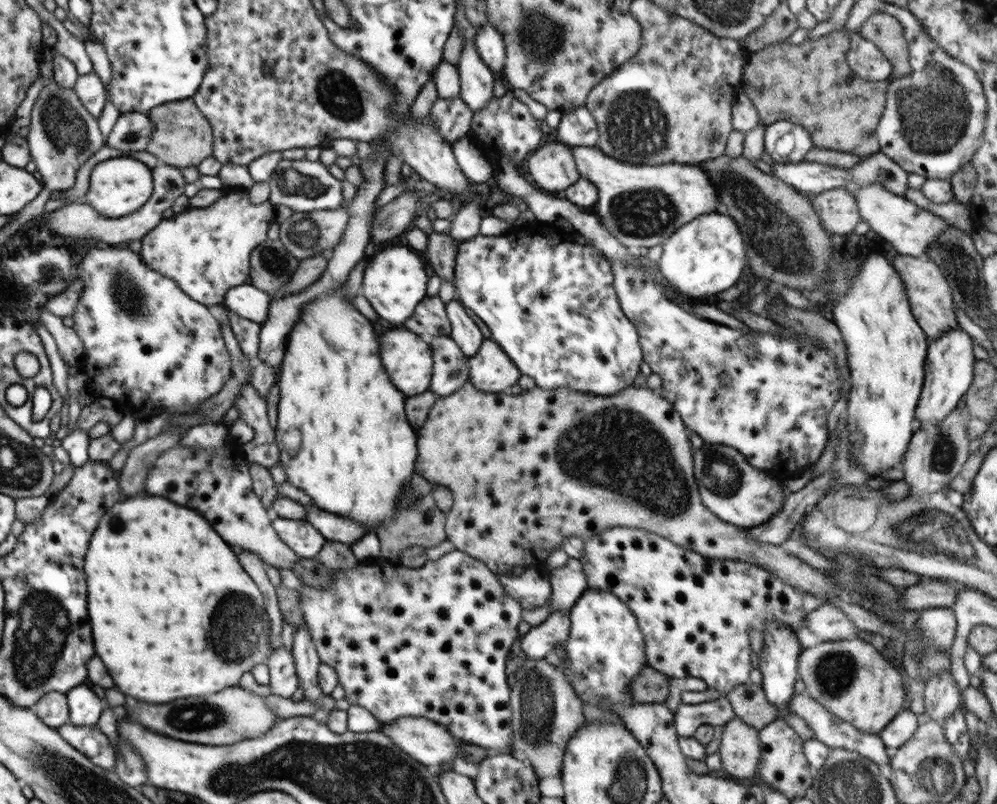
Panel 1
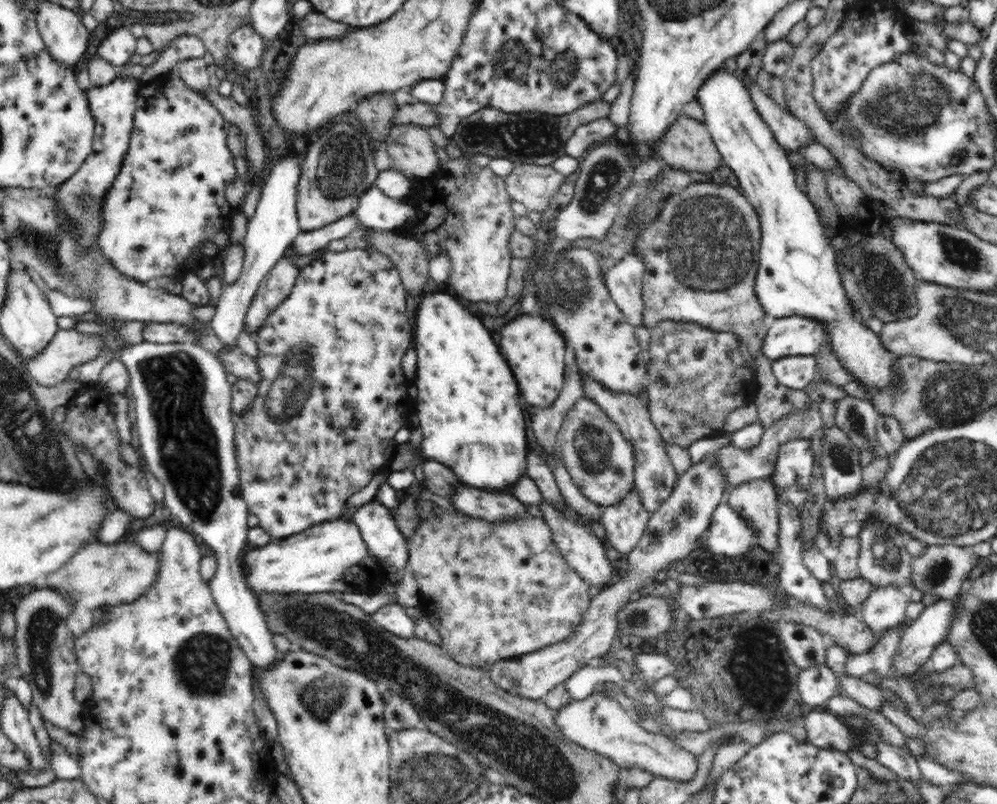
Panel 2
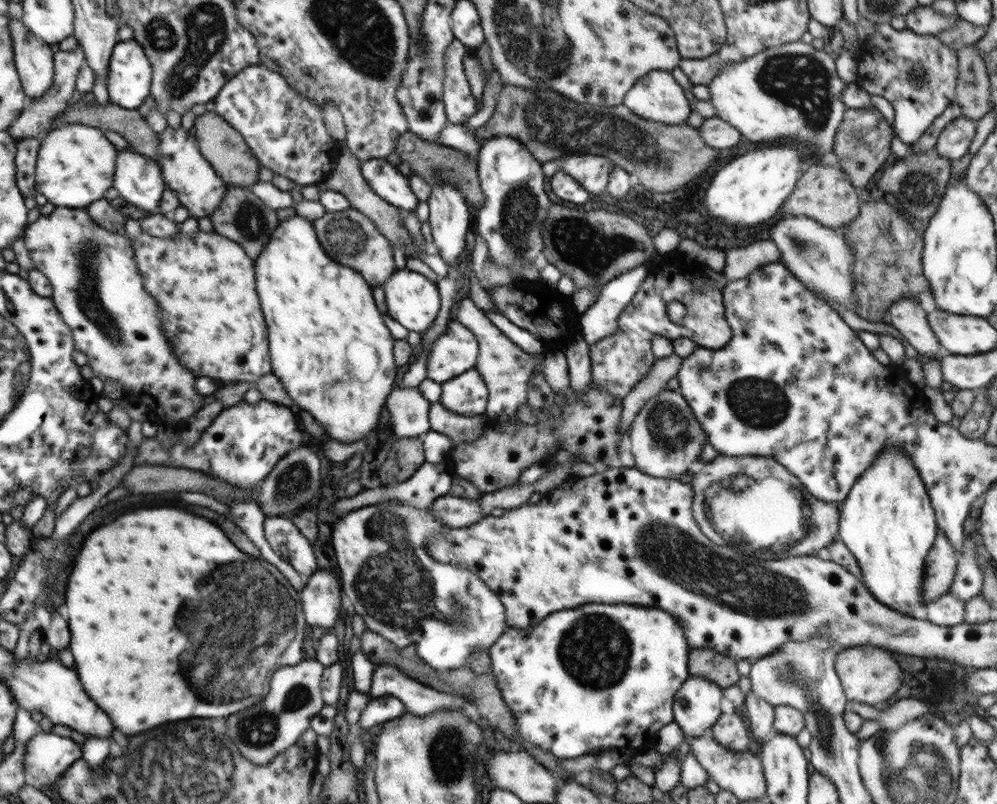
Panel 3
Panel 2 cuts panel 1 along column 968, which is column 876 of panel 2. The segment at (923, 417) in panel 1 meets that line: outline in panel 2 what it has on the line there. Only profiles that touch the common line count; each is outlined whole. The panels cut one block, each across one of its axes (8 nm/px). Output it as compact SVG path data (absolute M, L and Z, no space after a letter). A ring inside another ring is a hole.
M718 70L705 80L705 83L698 89L695 99L704 112L702 122L710 131L712 140L722 155L722 164L726 164L733 170L744 196L759 216L761 241L759 242L759 267L755 278L755 293L768 319L802 316L824 323L826 333L828 333L827 344L834 349L840 363L852 373L853 380L862 383L865 387L886 390L897 375L893 362L898 356L886 350L881 345L880 337L870 327L861 323L859 314L853 311L854 306L846 295L840 279L837 254L826 235L819 212L808 194L798 188L793 164L788 158L787 150L776 140L772 129L766 125L758 113L744 82L733 73Z

